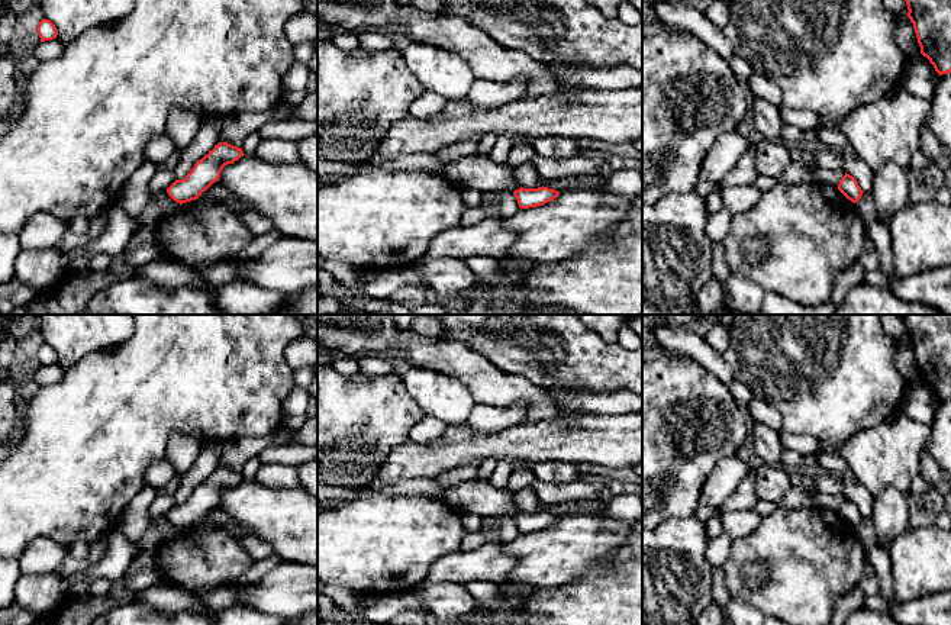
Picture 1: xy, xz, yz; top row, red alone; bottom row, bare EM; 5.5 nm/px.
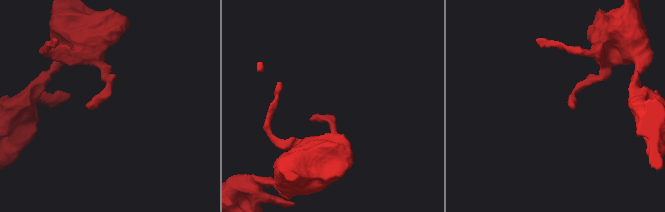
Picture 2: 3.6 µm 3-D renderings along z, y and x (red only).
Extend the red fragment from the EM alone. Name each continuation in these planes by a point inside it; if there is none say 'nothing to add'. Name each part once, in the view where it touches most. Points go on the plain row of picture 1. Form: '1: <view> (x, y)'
nothing to add

